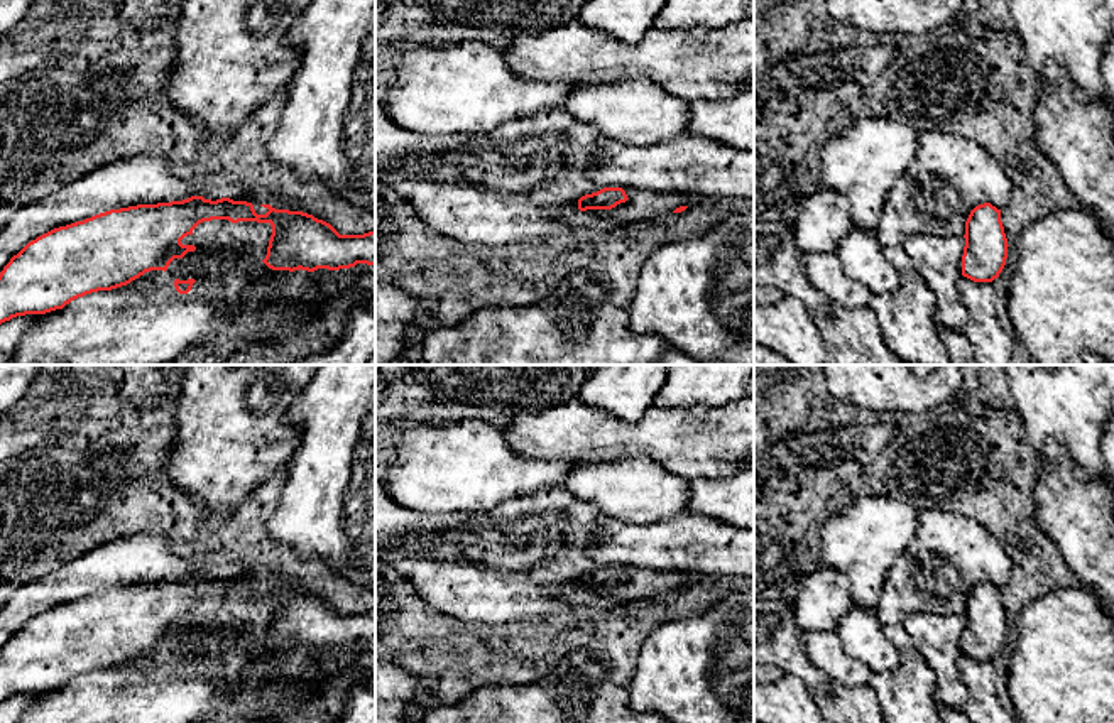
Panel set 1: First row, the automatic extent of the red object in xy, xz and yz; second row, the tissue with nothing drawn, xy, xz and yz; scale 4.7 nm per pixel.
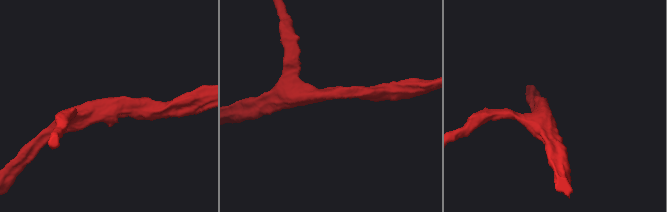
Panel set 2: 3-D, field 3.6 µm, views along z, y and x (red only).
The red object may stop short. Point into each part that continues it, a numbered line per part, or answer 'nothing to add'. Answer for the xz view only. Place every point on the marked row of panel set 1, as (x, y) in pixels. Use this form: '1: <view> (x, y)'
nothing to add

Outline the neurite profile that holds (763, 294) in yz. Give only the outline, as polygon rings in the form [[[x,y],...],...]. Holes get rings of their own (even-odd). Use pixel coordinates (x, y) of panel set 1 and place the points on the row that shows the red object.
[[[756,285],[754,287],[754,306],[771,306],[779,302],[784,294],[771,285]]]

